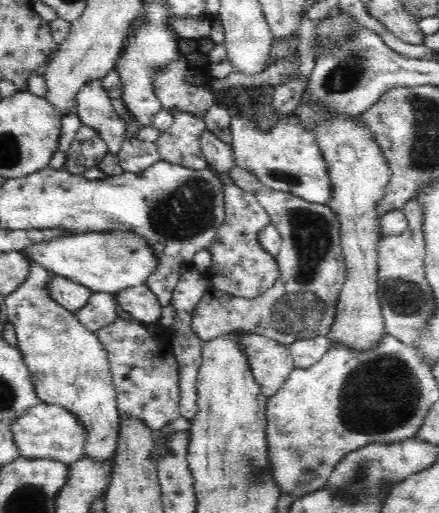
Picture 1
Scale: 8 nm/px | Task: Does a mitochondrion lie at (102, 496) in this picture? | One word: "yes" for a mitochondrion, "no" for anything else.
no

